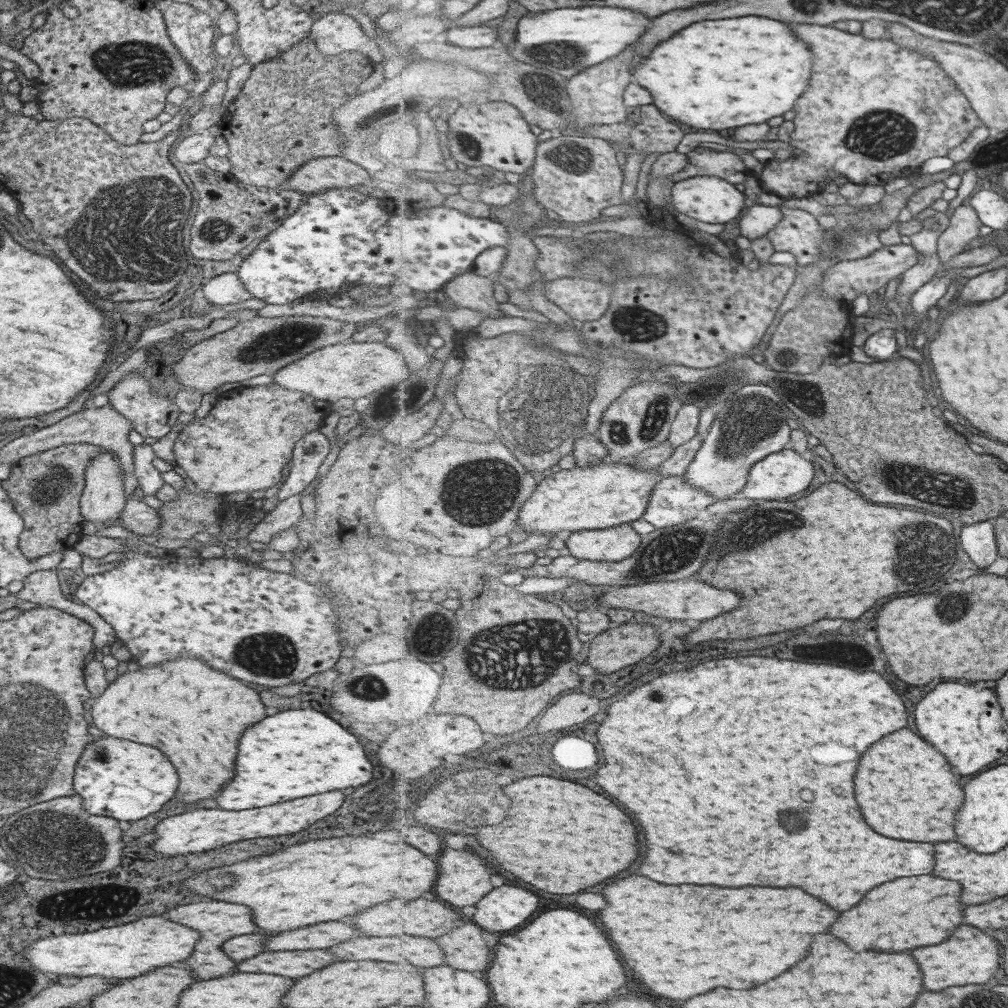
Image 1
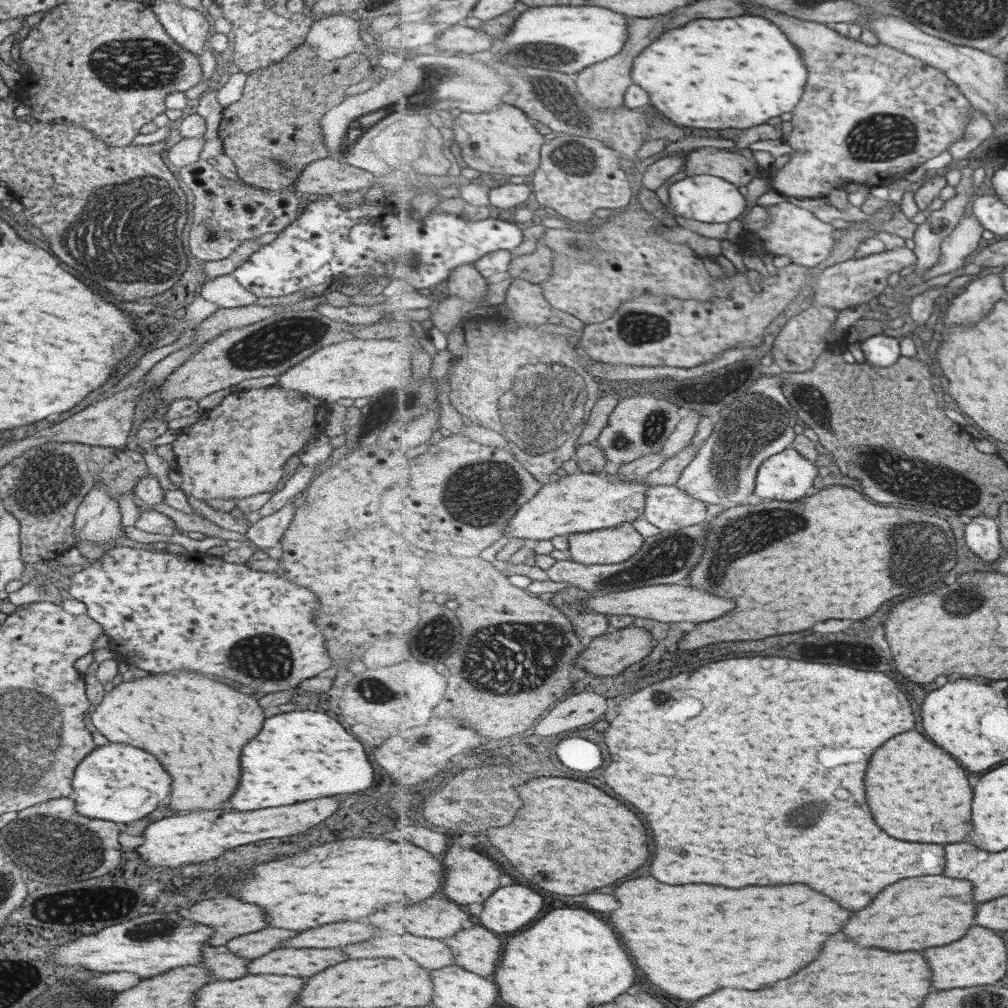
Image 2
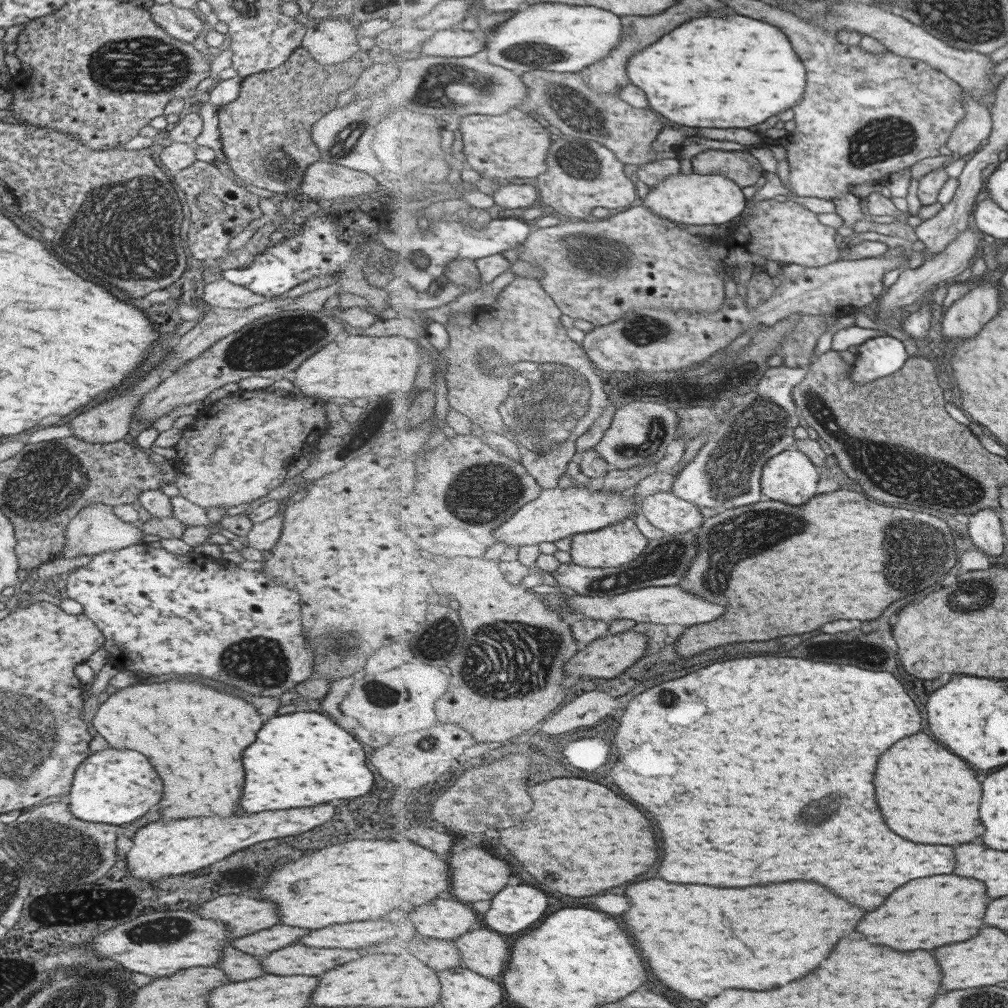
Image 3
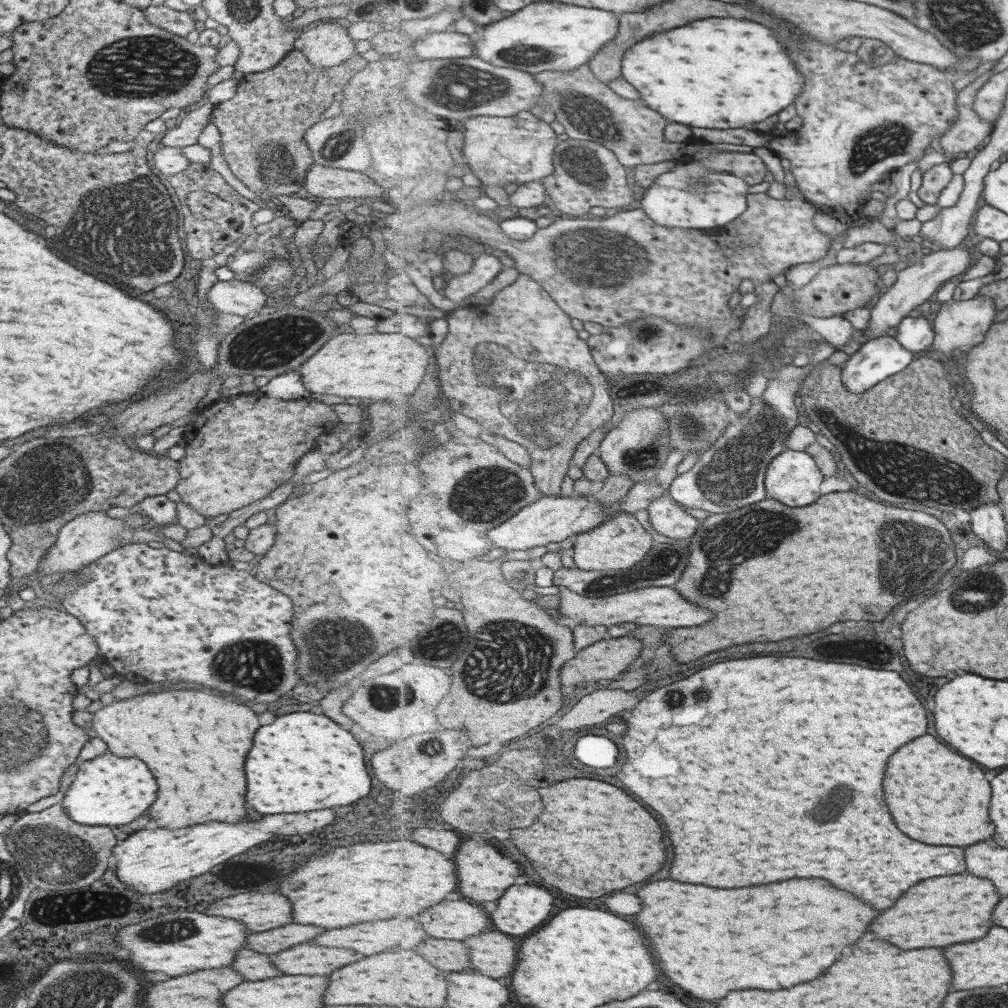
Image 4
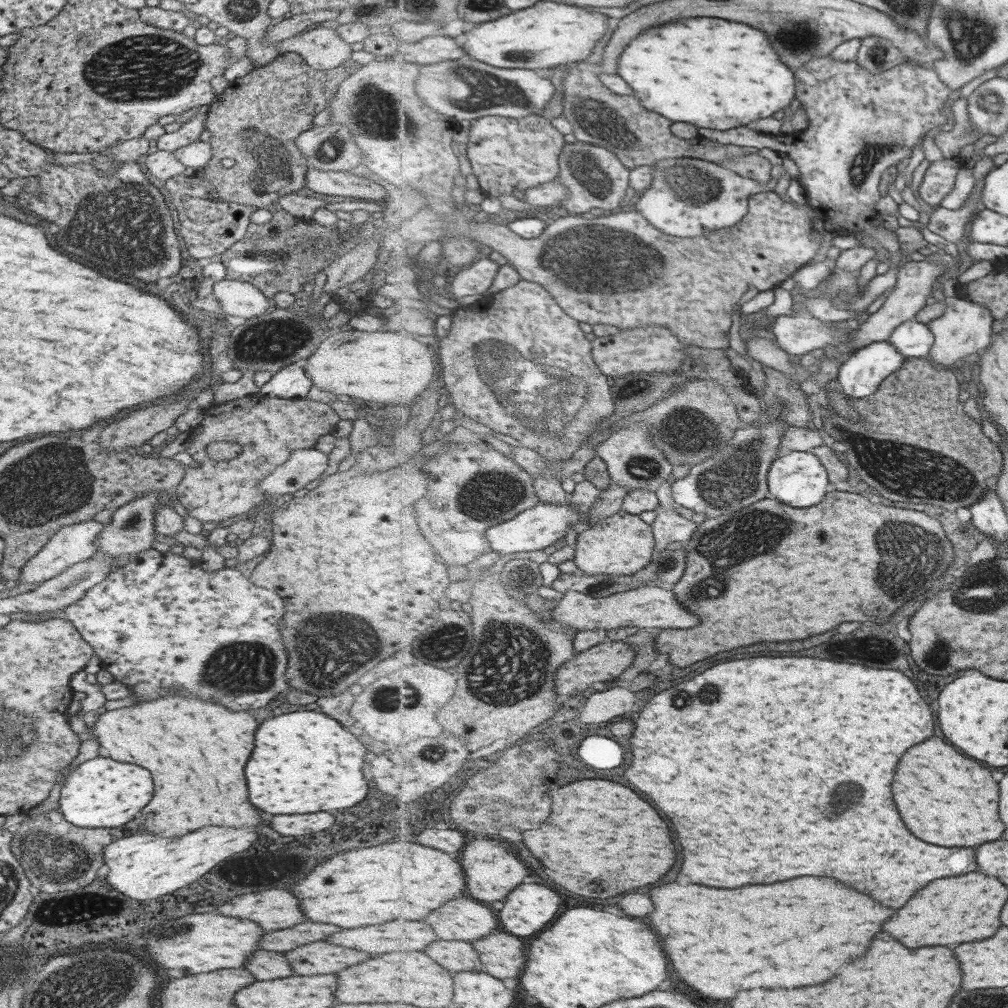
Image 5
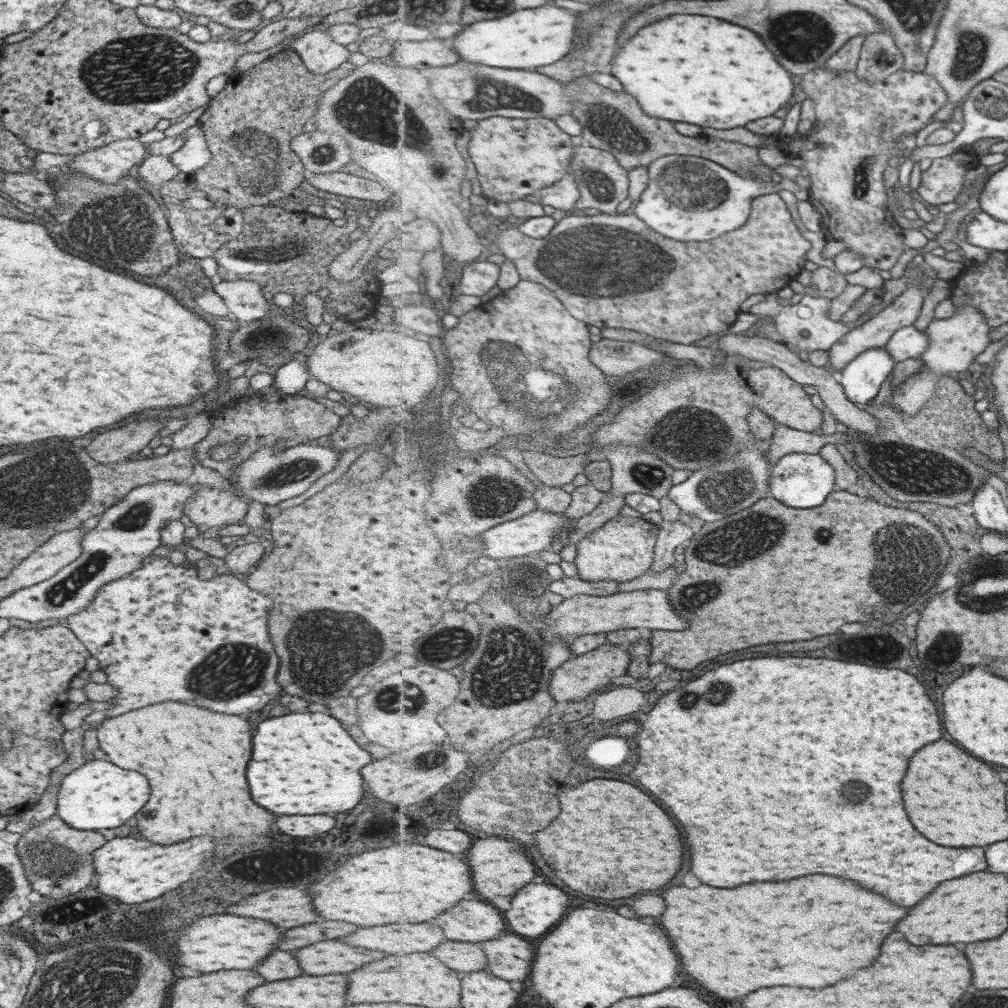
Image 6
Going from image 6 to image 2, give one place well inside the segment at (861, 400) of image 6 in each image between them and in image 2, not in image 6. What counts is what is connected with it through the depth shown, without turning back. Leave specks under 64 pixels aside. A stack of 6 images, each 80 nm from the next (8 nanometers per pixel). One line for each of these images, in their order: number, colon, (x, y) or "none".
2: (881, 351)
3: (882, 357)
4: (880, 359)
5: (861, 375)

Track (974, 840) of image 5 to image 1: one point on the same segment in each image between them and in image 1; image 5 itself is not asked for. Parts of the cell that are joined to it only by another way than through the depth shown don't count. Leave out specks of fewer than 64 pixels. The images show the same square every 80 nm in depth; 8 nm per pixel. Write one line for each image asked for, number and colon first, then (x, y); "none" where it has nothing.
1: (909, 790)
2: (918, 792)
3: (931, 796)
4: (938, 797)

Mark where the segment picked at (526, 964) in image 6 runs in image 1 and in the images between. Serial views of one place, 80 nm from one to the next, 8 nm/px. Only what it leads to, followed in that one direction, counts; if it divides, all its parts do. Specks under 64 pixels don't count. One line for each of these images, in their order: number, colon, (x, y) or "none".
1: (467, 949)
2: (478, 948)
3: (485, 951)
4: (494, 953)
5: (504, 956)

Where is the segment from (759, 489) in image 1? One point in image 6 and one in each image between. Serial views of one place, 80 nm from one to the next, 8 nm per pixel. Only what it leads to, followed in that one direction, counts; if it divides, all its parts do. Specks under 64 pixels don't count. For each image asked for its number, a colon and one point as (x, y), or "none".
2: (788, 476)
3: (791, 477)
4: (794, 477)
5: (800, 479)
6: (799, 480)

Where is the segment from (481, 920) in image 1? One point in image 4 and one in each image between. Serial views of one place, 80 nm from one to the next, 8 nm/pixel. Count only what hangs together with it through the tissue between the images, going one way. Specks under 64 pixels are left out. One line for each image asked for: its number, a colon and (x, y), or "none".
2: (511, 908)
3: (514, 909)
4: (523, 908)

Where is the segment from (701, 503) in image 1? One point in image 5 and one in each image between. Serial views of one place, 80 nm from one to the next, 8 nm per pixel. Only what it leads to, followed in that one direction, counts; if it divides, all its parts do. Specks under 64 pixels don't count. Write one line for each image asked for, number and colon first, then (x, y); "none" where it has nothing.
2: (668, 508)
3: (668, 513)
4: (667, 518)
5: (668, 526)

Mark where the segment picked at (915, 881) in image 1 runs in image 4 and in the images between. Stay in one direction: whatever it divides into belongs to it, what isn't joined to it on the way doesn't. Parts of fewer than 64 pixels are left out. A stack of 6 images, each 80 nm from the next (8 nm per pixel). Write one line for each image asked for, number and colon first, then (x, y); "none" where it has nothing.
2: (914, 914)
3: (939, 910)
4: (947, 910)

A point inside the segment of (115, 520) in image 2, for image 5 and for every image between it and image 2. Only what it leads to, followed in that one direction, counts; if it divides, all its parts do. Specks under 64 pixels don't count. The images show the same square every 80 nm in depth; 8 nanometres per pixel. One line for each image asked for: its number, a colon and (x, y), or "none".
3: (94, 529)
4: (83, 539)
5: (71, 544)

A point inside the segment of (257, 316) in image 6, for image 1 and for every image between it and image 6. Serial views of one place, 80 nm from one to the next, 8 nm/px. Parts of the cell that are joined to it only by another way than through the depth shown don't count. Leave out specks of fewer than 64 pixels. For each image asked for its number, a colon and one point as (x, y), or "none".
1: (226, 288)
2: (224, 291)
3: (226, 295)
4: (240, 298)
5: (241, 299)

